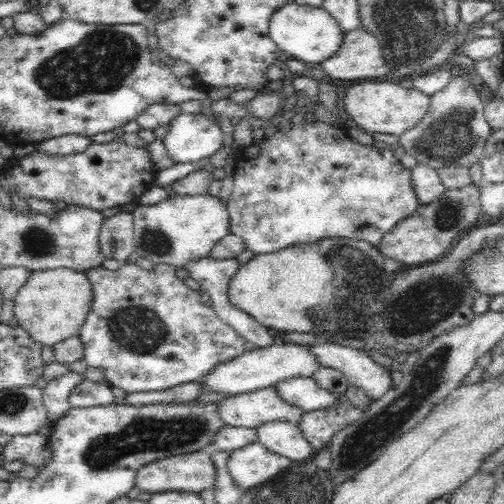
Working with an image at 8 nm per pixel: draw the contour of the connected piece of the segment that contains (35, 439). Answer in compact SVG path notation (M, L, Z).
M38 433L14 435L3 448L5 461L16 461L25 465L33 465L41 469L49 461L51 445L49 437Z

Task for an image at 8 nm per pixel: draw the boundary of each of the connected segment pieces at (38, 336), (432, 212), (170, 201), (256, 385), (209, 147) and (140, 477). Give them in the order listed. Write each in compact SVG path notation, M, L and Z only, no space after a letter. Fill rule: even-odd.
M48 269L31 272L12 298L17 326L23 328L34 342L54 346L79 334L93 301L93 288L84 271Z
M470 184L465 188L447 189L434 202L418 205L414 214L403 218L393 226L377 244L380 252L402 264L424 264L444 256L454 240L477 225L480 216L480 186Z
M206 195L172 196L158 204L138 206L131 212L133 214L133 239L135 253L148 259L154 266L168 264L176 268L184 267L188 262L210 257L210 250L213 250L216 243L224 238L229 232L229 216L227 205L218 197Z
M275 341L266 348L255 347L243 352L240 356L231 358L228 362L217 364L200 381L203 381L203 386L208 392L238 395L272 388L287 378L311 377L319 366L320 364L310 352L309 346Z
M181 113L169 125L163 143L174 163L198 163L223 146L219 122L209 120L206 115Z
M200 449L191 453L175 454L158 460L153 460L141 466L135 476L135 486L140 491L150 494L175 490L181 493L200 493L202 490L212 489L216 484L217 474L210 458L209 451Z

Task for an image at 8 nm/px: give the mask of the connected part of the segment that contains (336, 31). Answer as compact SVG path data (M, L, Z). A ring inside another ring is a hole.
M294 1L283 4L272 13L268 33L287 56L306 63L321 63L337 53L345 35L340 25L321 6L304 6Z

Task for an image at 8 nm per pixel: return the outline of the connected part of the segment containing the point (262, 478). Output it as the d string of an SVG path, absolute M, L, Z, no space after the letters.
M258 441L229 451L227 469L242 492L261 485L286 470L291 460L268 450Z

